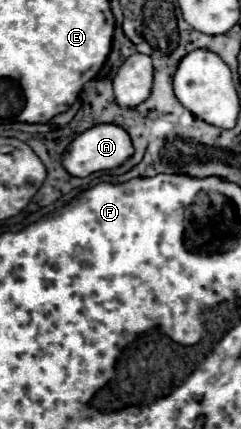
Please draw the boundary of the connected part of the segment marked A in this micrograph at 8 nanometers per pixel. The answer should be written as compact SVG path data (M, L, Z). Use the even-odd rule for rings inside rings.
M98 124L86 132L82 132L64 152L62 164L72 176L88 176L100 170L114 170L122 166L132 156L132 140L128 132L116 124Z

